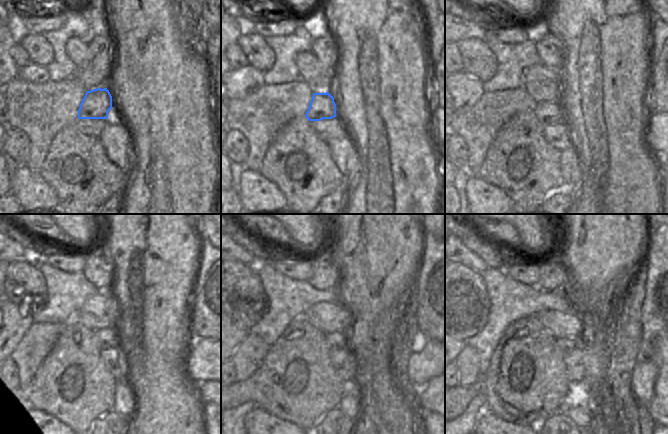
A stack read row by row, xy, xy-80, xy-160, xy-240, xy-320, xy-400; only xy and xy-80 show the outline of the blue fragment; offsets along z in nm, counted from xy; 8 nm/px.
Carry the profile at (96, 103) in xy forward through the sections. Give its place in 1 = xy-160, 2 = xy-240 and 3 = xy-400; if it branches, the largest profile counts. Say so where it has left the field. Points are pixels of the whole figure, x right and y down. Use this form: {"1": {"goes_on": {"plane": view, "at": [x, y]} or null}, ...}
{"1": {"goes_on": {"plane": "xy-160", "at": [548, 113]}}, "2": {"goes_on": {"plane": "xy-240", "at": [107, 338]}}, "3": {"goes_on": {"plane": "xy-400", "at": [566, 346]}}}

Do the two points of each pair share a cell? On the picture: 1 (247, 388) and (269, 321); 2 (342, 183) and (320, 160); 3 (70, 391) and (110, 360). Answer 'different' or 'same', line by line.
1: different
2: same
3: different

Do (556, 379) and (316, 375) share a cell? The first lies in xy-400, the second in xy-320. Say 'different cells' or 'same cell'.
same cell

